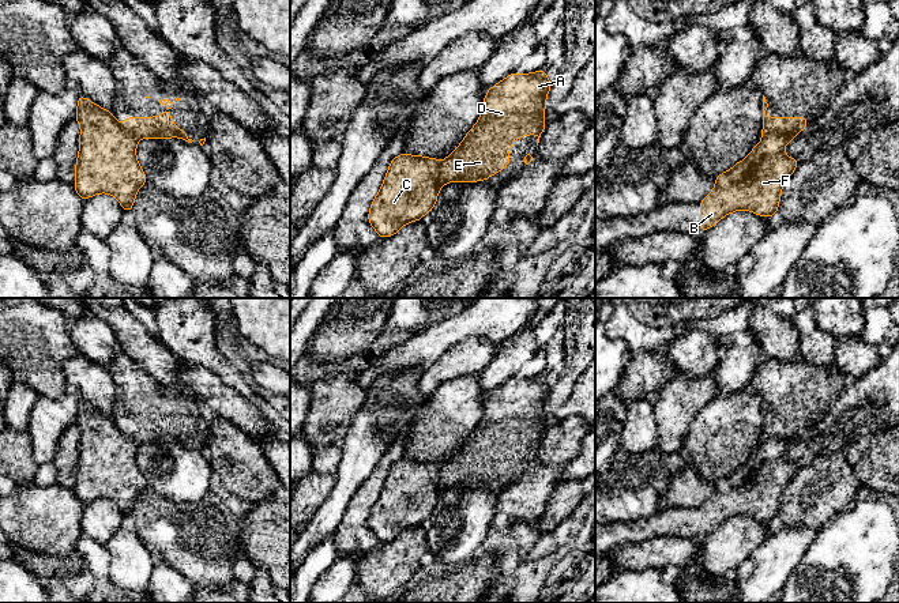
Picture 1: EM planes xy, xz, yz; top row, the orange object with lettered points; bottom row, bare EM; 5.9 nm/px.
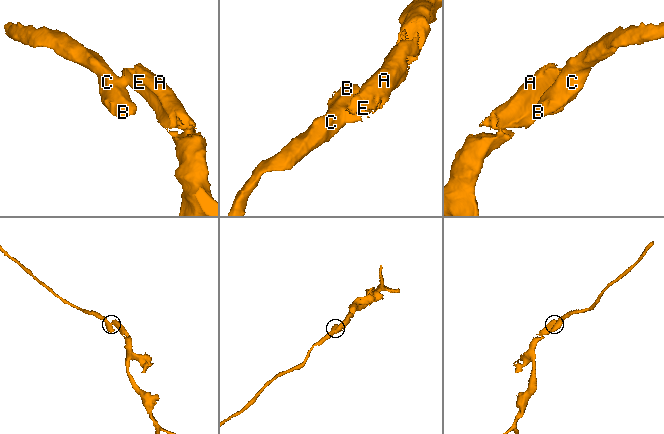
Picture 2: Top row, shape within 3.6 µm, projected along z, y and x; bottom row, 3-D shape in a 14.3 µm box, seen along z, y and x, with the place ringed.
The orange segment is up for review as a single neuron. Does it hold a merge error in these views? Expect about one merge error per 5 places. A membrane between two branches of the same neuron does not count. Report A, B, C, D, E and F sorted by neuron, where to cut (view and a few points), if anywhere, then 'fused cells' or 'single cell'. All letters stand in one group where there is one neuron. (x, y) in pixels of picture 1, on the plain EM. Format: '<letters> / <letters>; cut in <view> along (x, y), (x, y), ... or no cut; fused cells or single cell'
A D E / B C F; cut in yz along (763, 434), (771, 438), (796, 438); fused cells

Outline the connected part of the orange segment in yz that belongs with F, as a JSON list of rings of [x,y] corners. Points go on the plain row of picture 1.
[[[763,436],[761,446],[749,460],[715,483],[714,494],[700,506],[700,536],[738,515],[759,521],[778,517],[782,491],[800,470],[785,459],[785,451],[795,440]]]

